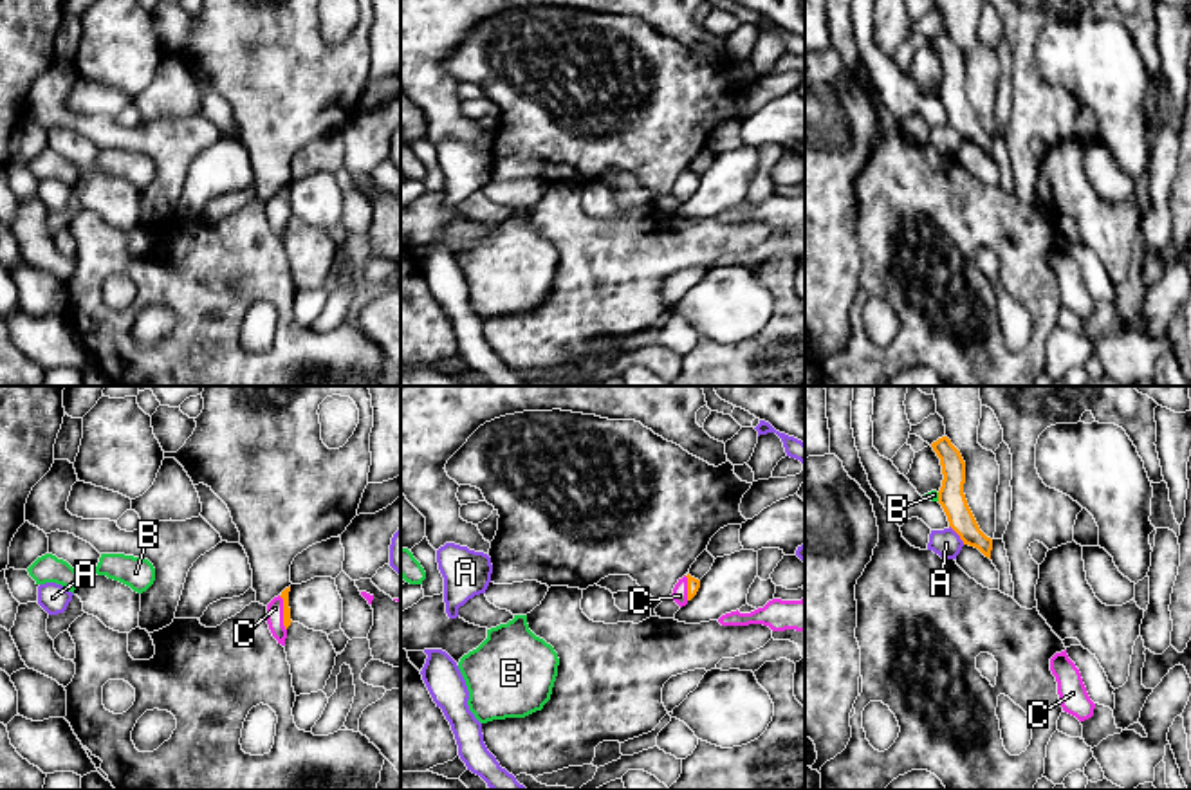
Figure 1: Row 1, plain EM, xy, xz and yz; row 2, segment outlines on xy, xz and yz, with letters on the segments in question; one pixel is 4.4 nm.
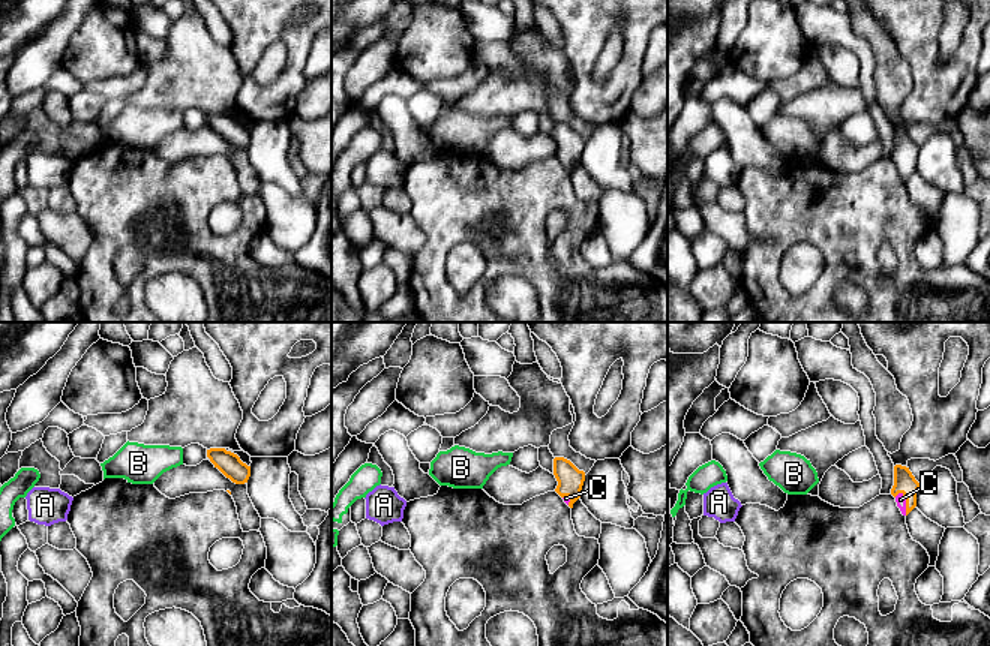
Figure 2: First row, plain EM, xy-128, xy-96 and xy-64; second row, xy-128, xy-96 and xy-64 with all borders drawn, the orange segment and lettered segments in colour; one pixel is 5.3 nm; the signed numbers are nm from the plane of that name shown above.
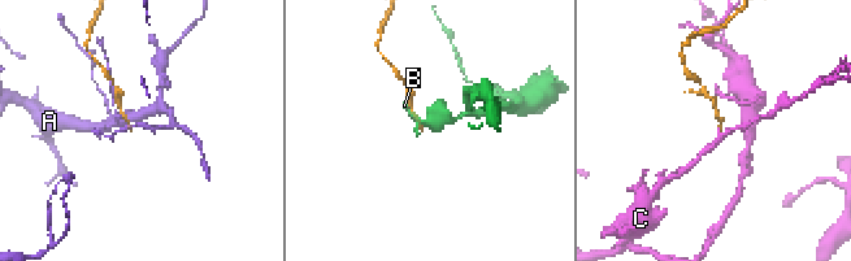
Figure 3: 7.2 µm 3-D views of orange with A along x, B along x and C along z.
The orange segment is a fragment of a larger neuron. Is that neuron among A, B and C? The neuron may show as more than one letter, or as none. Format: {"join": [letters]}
{"join": ["C"]}

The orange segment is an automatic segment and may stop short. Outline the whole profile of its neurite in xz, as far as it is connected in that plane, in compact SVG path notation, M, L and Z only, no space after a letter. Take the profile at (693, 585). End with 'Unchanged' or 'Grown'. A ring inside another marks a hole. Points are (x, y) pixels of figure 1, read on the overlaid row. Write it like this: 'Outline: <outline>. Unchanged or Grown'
Outline: M688 574L675 584L671 599L682 608L697 595L698 588L700 581Z. Grown

